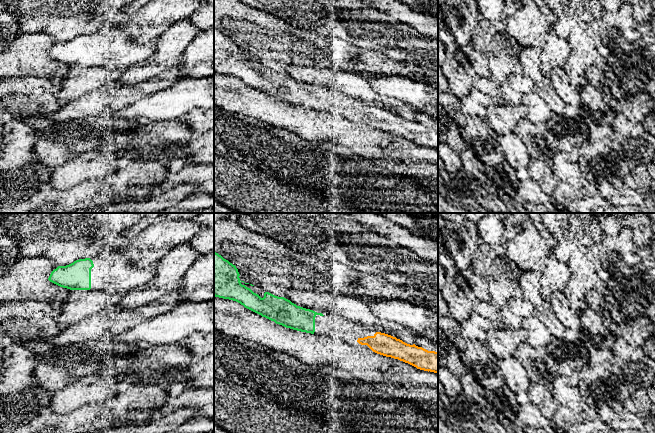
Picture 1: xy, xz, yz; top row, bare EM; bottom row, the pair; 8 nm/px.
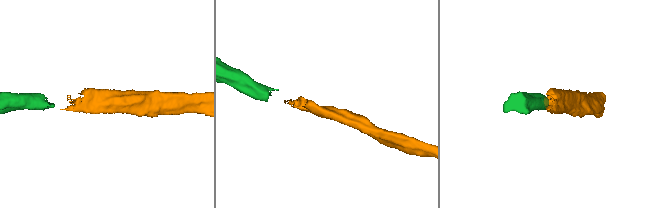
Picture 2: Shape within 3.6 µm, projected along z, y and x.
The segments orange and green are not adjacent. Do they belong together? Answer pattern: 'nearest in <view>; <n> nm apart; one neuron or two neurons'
nearest in xz; 340 nm apart; one neuron

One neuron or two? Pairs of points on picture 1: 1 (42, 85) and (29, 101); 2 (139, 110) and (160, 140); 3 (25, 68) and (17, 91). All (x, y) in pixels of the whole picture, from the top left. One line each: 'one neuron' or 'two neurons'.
1: one neuron
2: two neurons
3: two neurons

